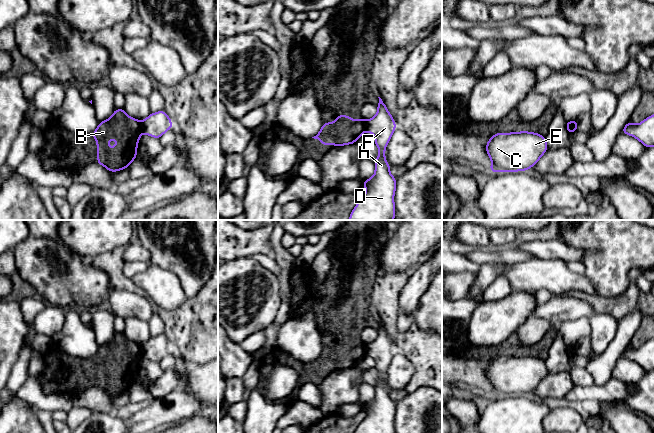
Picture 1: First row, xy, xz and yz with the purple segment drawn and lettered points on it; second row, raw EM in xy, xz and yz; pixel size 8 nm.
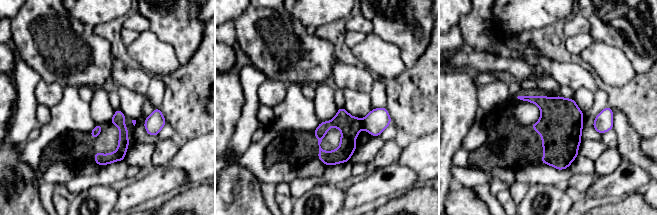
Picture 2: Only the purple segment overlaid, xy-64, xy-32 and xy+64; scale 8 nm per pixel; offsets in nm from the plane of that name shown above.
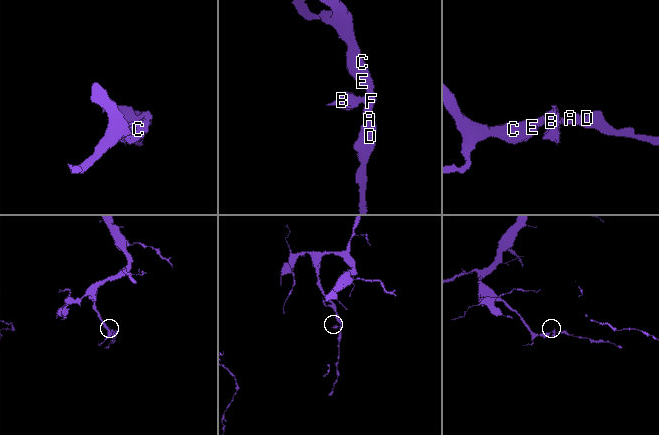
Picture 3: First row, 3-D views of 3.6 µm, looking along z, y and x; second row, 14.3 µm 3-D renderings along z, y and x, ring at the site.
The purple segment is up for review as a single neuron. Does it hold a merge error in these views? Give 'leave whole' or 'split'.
split

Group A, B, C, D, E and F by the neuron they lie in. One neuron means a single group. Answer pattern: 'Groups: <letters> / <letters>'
Groups: A C D E F / B

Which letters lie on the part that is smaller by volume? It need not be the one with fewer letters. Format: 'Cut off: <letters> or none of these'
Cut off: B

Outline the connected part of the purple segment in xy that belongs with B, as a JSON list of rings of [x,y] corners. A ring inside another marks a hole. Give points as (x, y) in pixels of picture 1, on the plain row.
[[[115,333],[113,339],[98,347],[97,353],[91,358],[97,366],[96,387],[110,396],[129,391],[137,380],[141,358],[142,346],[128,340],[124,333]],[[111,362],[116,363],[114,372],[108,371]]]

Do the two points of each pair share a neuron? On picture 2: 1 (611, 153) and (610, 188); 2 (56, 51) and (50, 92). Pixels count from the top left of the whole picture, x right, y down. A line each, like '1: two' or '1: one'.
1: two
2: two

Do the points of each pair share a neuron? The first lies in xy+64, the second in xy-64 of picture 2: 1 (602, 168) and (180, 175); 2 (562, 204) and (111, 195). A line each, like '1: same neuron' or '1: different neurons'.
1: different neurons
2: same neuron

